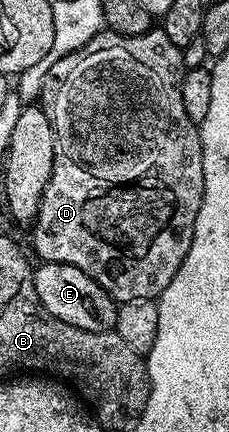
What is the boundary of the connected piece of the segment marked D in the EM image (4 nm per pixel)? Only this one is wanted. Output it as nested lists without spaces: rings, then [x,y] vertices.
[[[153,29],[138,37],[109,34],[107,38],[105,43],[96,41],[87,49],[62,57],[51,65],[49,73],[46,74],[38,103],[44,108],[54,133],[54,165],[30,230],[32,247],[41,255],[39,258],[43,262],[65,263],[82,269],[82,273],[98,281],[98,285],[106,289],[109,297],[121,304],[139,299],[156,299],[164,292],[166,285],[170,285],[174,273],[178,273],[182,261],[190,253],[198,209],[204,200],[204,164],[200,128],[190,121],[190,117],[186,117],[186,109],[182,109],[180,86],[186,70],[183,50],[174,46],[163,29]]]

